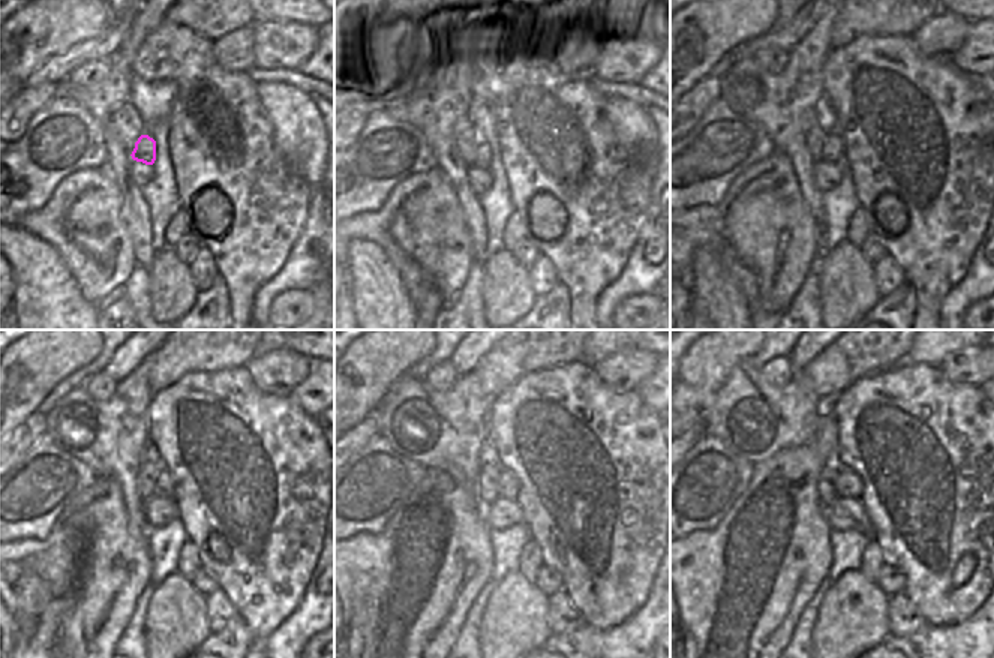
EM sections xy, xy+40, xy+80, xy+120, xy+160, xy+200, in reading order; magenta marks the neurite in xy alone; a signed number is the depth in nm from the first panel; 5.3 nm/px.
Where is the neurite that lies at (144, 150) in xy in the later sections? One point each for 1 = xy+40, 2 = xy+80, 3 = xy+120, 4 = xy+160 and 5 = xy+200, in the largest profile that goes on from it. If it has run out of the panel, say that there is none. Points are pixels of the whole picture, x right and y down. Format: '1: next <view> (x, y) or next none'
1: next xy+40 (482, 156)
2: next xy+80 (832, 150)
3: next xy+120 (164, 487)
4: next xy+160 (507, 483)
5: next xy+200 (849, 484)

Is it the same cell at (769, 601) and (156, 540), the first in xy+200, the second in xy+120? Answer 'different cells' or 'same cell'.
different cells

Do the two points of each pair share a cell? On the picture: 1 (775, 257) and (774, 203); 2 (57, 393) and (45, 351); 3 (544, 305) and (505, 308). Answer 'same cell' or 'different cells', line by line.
1: same cell
2: different cells
3: different cells

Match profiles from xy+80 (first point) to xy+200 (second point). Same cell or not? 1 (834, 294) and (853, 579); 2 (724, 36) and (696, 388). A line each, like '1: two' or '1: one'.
1: one
2: one

